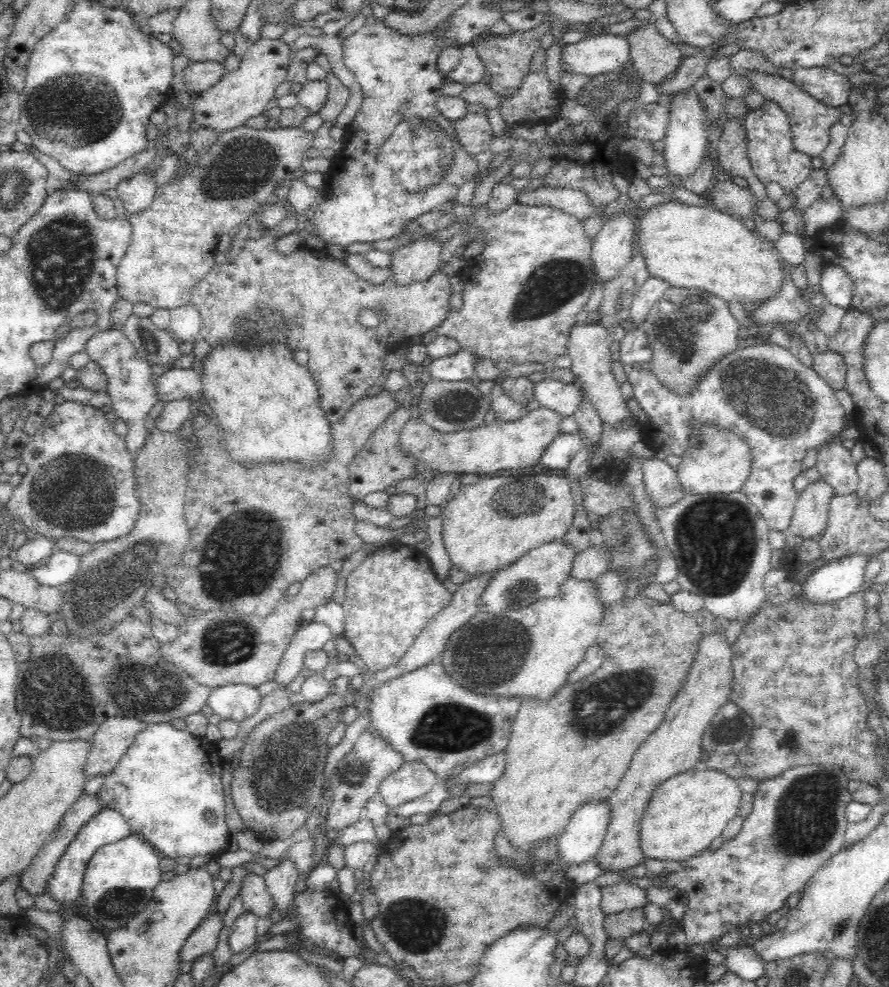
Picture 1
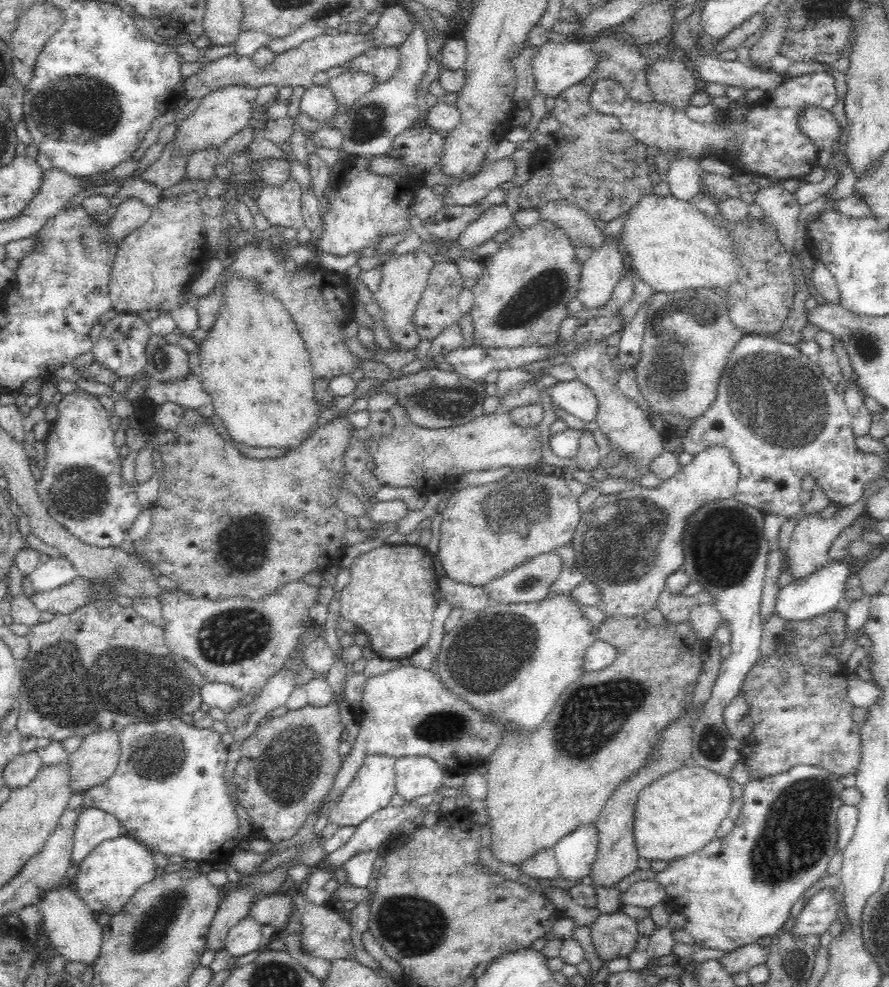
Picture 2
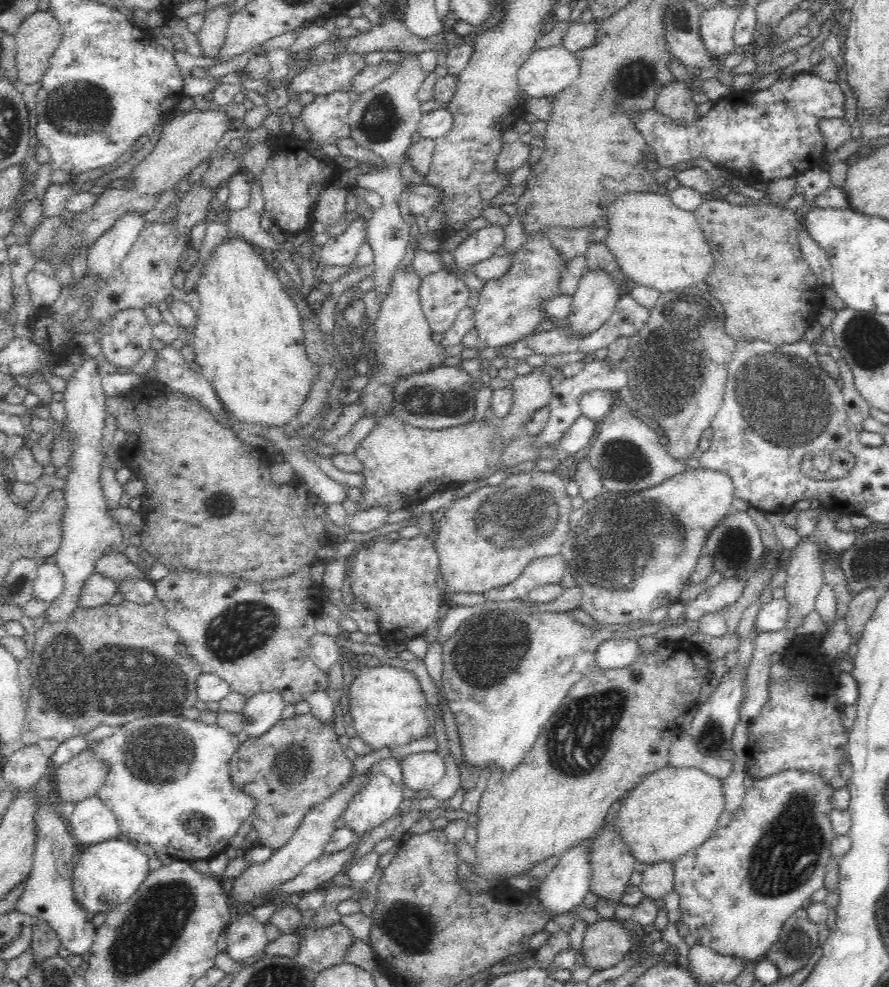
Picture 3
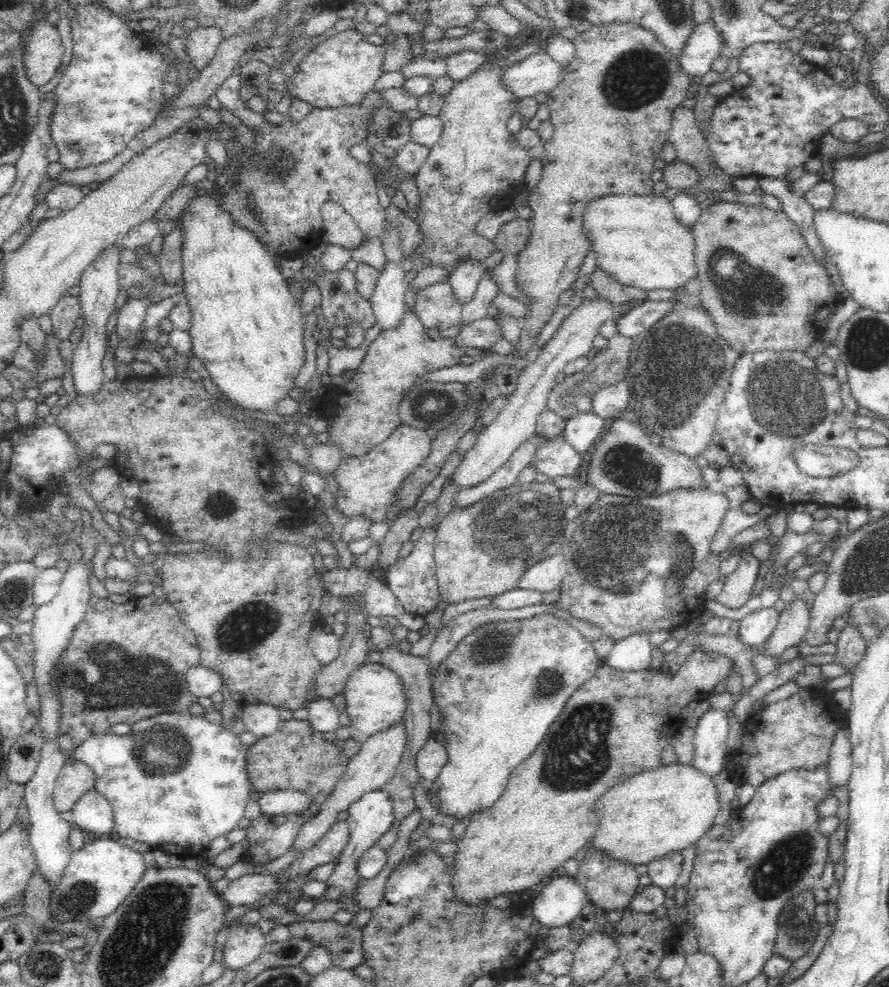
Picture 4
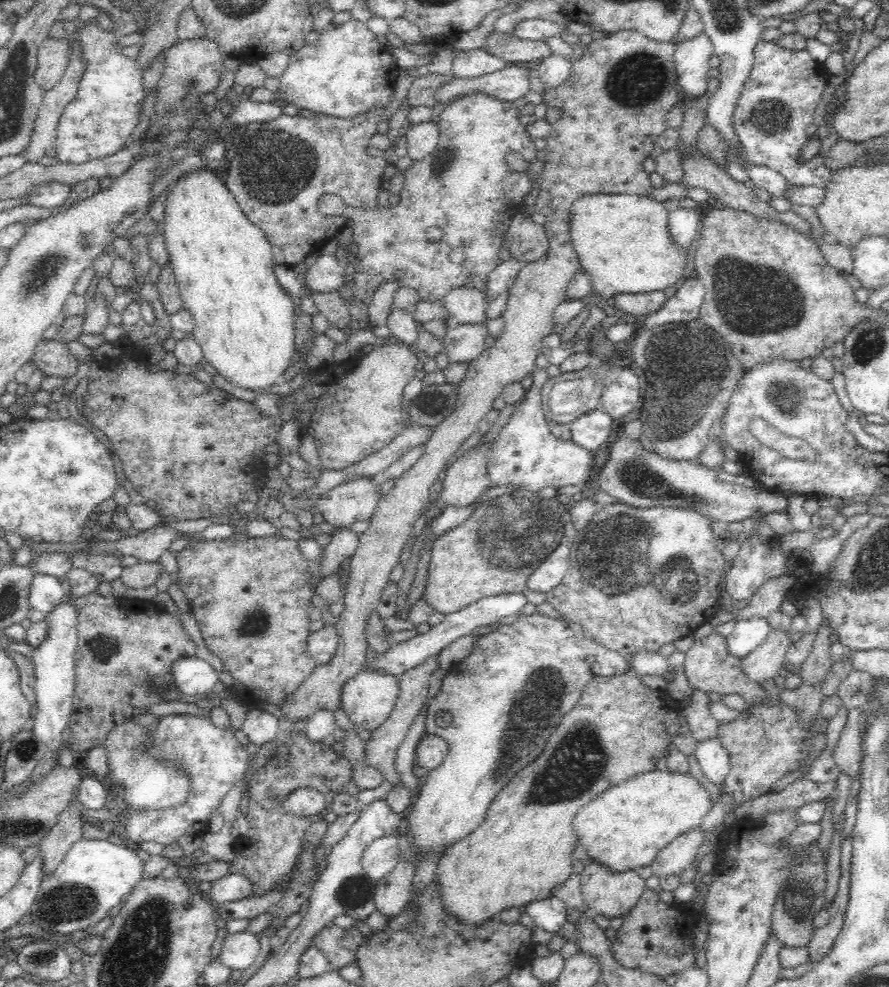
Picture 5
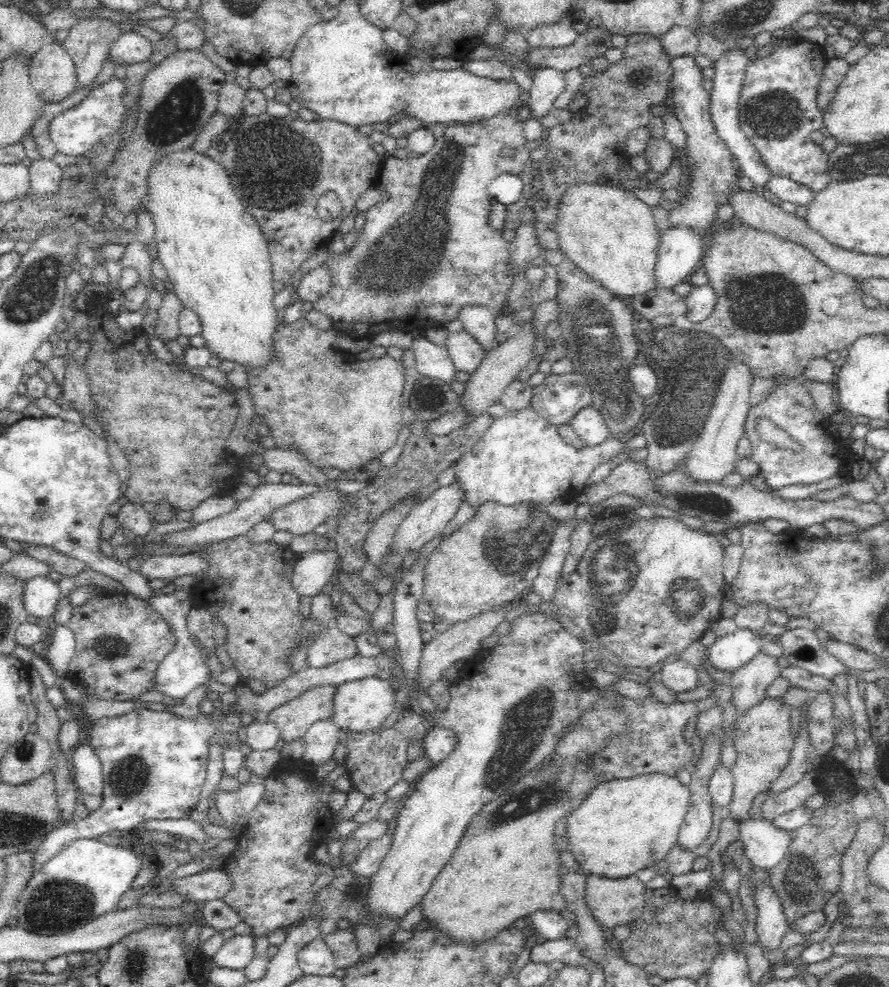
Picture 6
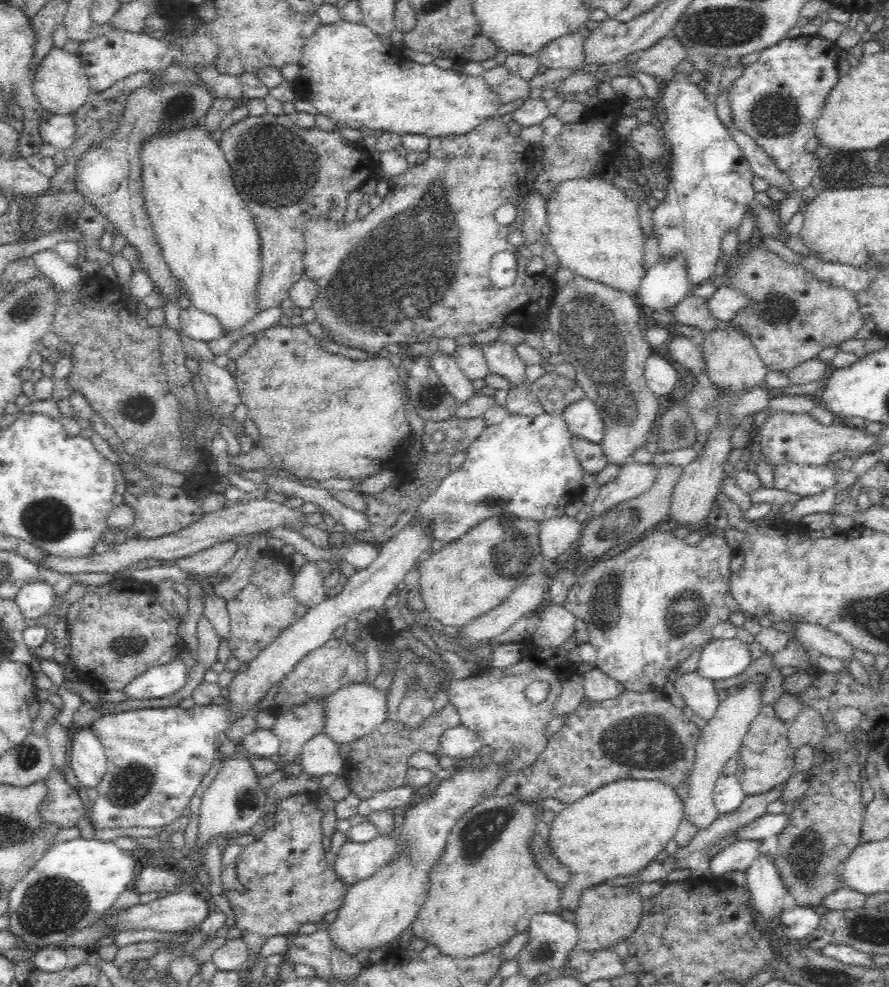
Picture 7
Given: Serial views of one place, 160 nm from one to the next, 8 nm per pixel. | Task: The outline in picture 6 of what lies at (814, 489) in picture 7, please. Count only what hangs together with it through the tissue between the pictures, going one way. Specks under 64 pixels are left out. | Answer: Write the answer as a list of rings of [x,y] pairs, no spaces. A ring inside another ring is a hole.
[[[780,374],[774,376],[772,379],[774,379],[774,388],[770,388],[770,394],[762,398],[759,404],[755,406],[751,405],[744,422],[743,430],[744,436],[746,436],[751,445],[751,459],[758,464],[759,472],[764,475],[767,486],[782,488],[782,486],[796,483],[816,484],[816,482],[820,482],[821,480],[833,479],[842,473],[851,476],[853,466],[860,459],[864,459],[864,457],[856,457],[851,452],[850,442],[843,439],[840,440],[842,438],[840,435],[832,433],[832,438],[830,438],[830,431],[824,427],[829,419],[823,418],[822,421],[816,422],[815,413],[817,411],[820,412],[820,410],[816,407],[816,402],[813,401],[806,387],[797,380],[797,377]],[[759,417],[766,418],[772,421],[776,427],[785,430],[794,440],[797,440],[802,445],[802,448],[798,452],[790,451],[788,449],[772,447],[772,445],[768,445],[768,443],[762,441],[760,435],[756,433],[756,429],[754,429],[755,421]]]

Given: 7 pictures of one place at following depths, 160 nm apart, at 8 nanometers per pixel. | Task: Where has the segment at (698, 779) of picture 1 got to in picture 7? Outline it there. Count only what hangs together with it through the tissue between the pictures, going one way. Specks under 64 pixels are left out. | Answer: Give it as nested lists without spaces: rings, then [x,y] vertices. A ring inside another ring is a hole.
[[[618,779],[605,783],[582,800],[566,805],[566,809],[551,821],[549,847],[563,866],[570,870],[570,884],[561,895],[559,911],[572,911],[578,908],[583,889],[606,882],[618,876],[626,876],[641,871],[655,861],[666,845],[676,835],[683,820],[683,800],[678,797],[676,788],[660,780]]]

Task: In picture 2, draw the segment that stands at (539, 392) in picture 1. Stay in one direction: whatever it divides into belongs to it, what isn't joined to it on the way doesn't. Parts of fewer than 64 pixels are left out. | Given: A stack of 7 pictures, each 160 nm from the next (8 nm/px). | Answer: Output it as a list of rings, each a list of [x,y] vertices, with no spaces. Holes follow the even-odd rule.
[[[578,379],[555,382],[546,388],[546,392],[552,403],[564,413],[572,415],[584,423],[596,419],[598,411],[596,395]]]

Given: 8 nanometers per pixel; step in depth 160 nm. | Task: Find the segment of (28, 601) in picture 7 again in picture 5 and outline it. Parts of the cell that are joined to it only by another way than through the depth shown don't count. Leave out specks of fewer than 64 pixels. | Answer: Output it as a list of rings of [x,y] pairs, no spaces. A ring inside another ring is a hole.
[[[36,572],[31,582],[27,607],[43,613],[50,612],[50,608],[54,608],[66,596],[58,577]]]

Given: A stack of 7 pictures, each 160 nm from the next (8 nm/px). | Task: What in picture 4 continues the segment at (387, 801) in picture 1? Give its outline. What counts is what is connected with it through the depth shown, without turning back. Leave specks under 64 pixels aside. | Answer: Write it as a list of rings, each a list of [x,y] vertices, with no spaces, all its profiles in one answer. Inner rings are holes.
[[[431,736],[416,756],[416,769],[424,781],[435,783],[447,762],[447,749]]]

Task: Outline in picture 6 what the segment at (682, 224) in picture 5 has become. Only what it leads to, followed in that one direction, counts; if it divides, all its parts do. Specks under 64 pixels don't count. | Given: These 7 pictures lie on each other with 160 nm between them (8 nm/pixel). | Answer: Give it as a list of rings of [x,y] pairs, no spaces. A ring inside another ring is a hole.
[[[670,226],[661,236],[658,249],[656,281],[658,287],[672,289],[672,287],[681,282],[689,282],[690,276],[697,269],[699,260],[702,262],[704,256],[704,240],[700,233],[687,226]]]

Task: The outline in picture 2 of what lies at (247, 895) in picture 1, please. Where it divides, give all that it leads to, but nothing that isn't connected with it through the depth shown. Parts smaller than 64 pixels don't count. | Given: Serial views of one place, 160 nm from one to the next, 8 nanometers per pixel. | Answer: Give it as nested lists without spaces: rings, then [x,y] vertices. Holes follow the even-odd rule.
[[[278,893],[264,895],[262,899],[252,902],[248,915],[262,924],[271,924],[276,929],[284,929],[290,910],[295,908],[291,898]]]

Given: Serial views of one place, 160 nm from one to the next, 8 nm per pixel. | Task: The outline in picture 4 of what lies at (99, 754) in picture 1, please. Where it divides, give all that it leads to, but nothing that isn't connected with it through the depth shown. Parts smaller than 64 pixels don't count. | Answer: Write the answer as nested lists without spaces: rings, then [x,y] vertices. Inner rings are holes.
[[[67,761],[54,788],[54,807],[58,813],[70,811],[86,792],[95,790],[96,774],[84,762]]]

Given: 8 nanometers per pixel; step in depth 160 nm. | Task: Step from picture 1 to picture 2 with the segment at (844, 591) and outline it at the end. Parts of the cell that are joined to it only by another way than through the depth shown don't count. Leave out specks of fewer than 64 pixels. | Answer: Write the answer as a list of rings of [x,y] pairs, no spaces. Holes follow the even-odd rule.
[[[836,561],[818,568],[816,572],[808,574],[804,580],[795,580],[782,586],[777,596],[775,612],[785,621],[808,620],[824,614],[836,608],[838,602],[844,598],[846,581],[854,574],[846,561]]]

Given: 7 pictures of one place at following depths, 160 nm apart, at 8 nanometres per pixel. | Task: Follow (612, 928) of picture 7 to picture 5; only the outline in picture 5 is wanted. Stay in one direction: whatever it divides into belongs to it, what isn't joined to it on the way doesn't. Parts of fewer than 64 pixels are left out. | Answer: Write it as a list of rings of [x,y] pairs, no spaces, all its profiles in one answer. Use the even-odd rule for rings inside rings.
[[[590,859],[590,864],[584,866],[582,874],[579,876],[581,880],[581,892],[592,914],[598,913],[607,916],[609,919],[621,917],[636,905],[641,895],[647,890],[645,887],[645,879],[636,873],[635,869],[624,872],[612,872],[603,864]]]

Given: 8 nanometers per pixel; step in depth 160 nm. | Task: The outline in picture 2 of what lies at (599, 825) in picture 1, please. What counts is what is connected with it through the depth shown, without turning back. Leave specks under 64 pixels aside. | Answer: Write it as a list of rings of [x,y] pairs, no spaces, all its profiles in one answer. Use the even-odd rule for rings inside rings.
[[[591,823],[572,830],[553,846],[560,872],[566,880],[580,880],[590,874],[598,843],[598,829]]]

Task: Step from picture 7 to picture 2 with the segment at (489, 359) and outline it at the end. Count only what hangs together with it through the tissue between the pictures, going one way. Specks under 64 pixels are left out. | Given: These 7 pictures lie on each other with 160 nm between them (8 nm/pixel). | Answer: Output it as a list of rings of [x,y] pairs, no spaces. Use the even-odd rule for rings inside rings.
[[[506,201],[496,204],[487,204],[486,210],[473,220],[464,232],[457,238],[458,244],[468,253],[472,246],[478,246],[486,240],[490,240],[494,234],[504,230],[512,222],[513,213]]]

